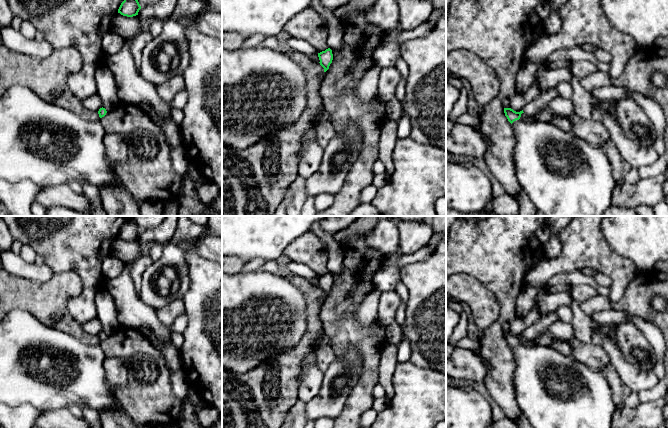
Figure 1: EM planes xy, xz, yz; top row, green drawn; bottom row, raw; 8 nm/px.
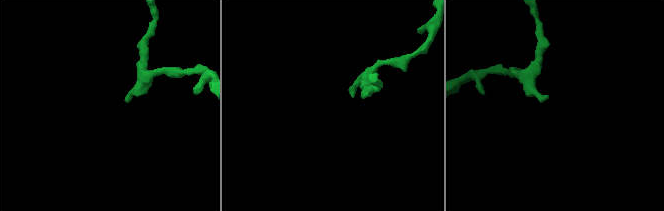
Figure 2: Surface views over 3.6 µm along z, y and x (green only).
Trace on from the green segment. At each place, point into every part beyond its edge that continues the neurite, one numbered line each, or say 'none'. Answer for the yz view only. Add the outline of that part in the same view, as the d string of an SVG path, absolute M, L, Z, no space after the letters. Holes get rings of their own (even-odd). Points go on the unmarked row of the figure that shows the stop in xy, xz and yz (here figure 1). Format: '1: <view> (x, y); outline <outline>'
1: yz (553, 390); outline M521 343L512 347L515 370L513 374L513 385L518 407L524 414L533 428L611 428L611 420L616 411L616 404L613 401L612 392L605 375L600 371L595 371L585 364L573 359L570 355L565 355L554 349L552 346L532 346L527 347Z

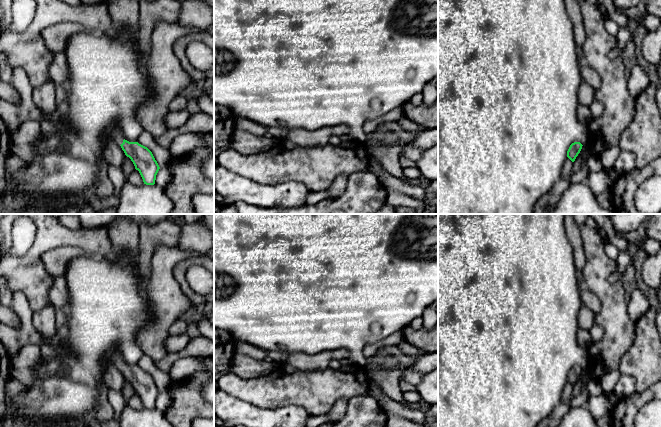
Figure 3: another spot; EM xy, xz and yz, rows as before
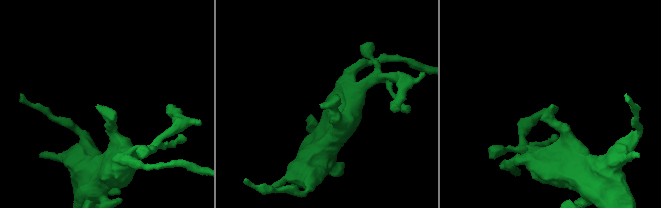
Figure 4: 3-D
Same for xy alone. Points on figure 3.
1: xy (116, 360); outline M117 352L113 353L111 356L111 364L115 367L121 369L123 367L123 360L121 359L121 355Z

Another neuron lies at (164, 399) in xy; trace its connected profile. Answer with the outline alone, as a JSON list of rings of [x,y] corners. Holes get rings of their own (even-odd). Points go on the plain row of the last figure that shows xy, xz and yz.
[[[186,380],[172,381],[168,388],[164,389],[163,391],[160,391],[156,399],[155,408],[158,409],[159,411],[164,412],[172,402],[172,395],[171,395],[172,388],[175,385],[179,385],[185,381]]]

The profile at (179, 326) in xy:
[[[181,317],[172,322],[168,330],[169,335],[177,335],[187,333],[188,321],[186,317]]]

